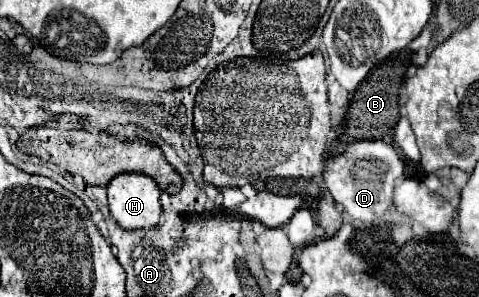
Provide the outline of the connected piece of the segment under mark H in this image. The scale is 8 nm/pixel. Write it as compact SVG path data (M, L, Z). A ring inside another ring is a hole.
M121 172L107 184L109 212L125 230L151 228L159 224L159 186L141 172Z

